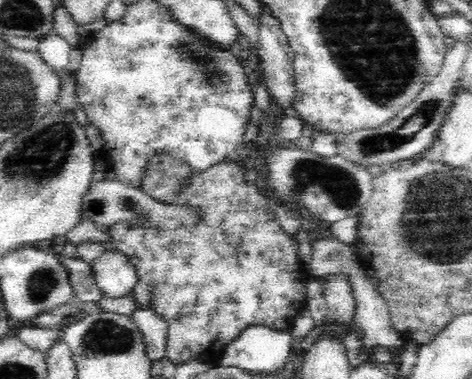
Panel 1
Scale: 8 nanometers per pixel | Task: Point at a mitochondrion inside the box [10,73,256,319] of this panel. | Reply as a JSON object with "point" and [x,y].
{"point":[42,282]}

